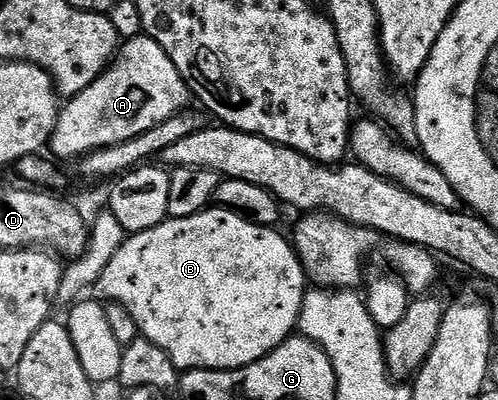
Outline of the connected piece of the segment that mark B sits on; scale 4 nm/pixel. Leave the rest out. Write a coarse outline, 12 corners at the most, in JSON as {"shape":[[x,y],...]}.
{"shape":[[207,207],[96,289],[178,370],[243,369],[308,289],[277,228]]}

